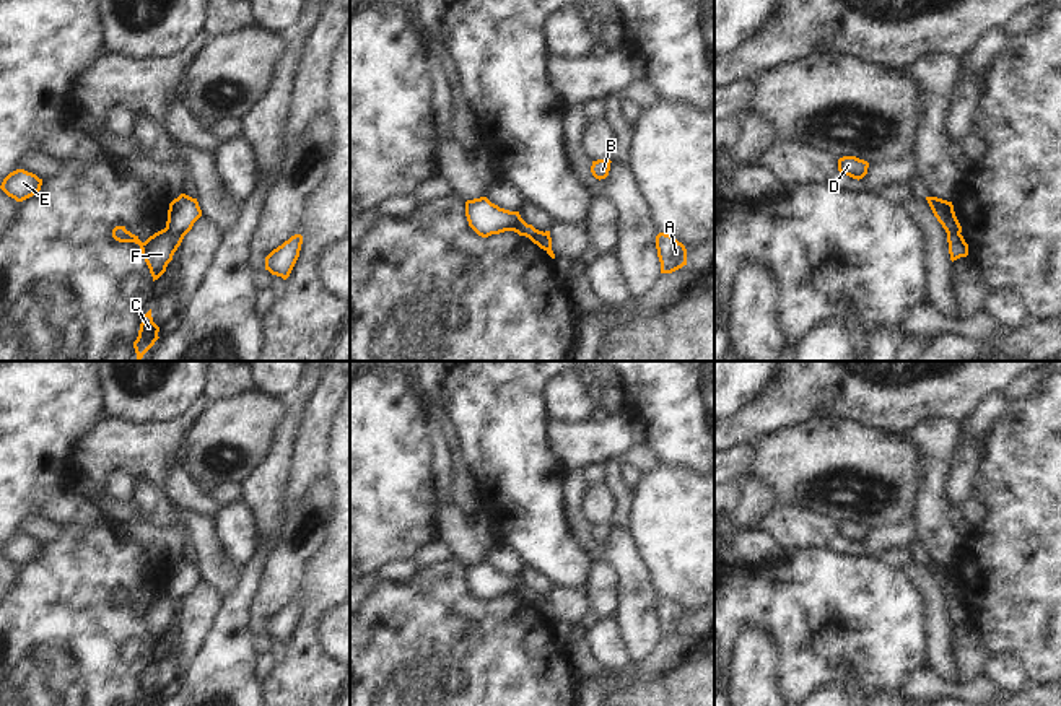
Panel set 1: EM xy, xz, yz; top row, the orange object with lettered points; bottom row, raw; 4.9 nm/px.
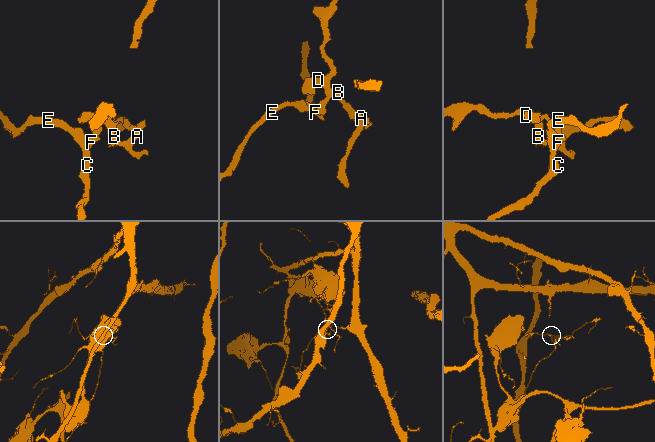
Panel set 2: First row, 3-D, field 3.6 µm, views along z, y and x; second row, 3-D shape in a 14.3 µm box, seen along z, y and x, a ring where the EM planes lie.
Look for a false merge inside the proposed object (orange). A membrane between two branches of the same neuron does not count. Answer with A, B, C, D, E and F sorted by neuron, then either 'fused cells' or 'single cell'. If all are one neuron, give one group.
A B D / C E F | fused cells

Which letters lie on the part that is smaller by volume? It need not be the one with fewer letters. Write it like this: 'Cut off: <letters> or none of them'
Cut off: A, B, D

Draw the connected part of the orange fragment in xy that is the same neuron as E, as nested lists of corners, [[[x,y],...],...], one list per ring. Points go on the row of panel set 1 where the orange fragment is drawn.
[[[16,169],[3,179],[0,189],[16,202],[23,202],[39,192],[41,185],[42,179],[36,174]]]

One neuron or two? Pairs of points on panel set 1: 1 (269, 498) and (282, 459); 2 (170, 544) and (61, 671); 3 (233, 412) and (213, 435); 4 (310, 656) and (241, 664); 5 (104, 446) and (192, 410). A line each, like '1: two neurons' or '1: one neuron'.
1: one neuron
2: two neurons
3: one neuron
4: two neurons
5: one neuron

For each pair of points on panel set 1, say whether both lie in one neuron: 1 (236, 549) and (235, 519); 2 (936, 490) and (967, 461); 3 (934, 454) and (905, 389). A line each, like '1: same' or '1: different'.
1: same
2: different
3: different

